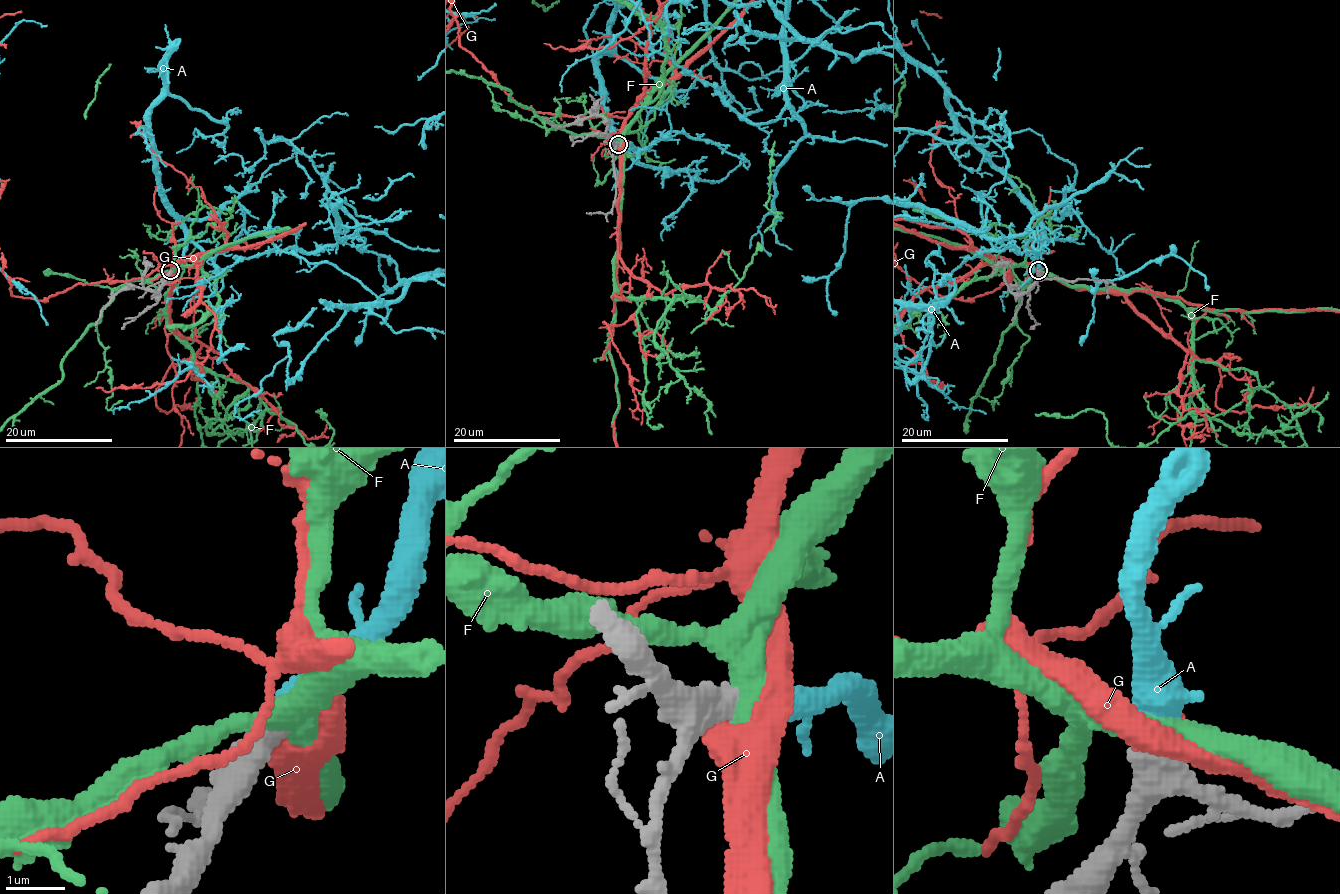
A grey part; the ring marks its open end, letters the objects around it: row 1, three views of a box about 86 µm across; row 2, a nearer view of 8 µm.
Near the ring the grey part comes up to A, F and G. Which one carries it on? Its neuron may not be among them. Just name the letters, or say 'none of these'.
A

